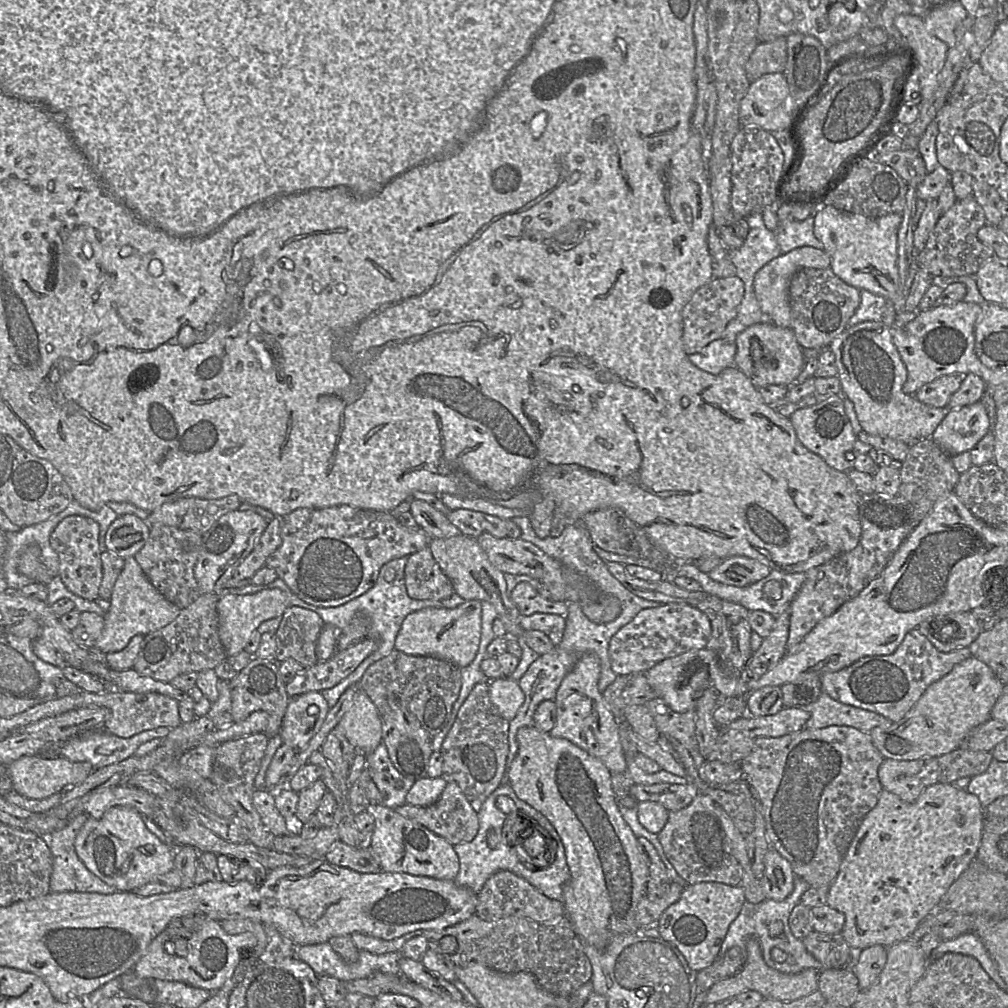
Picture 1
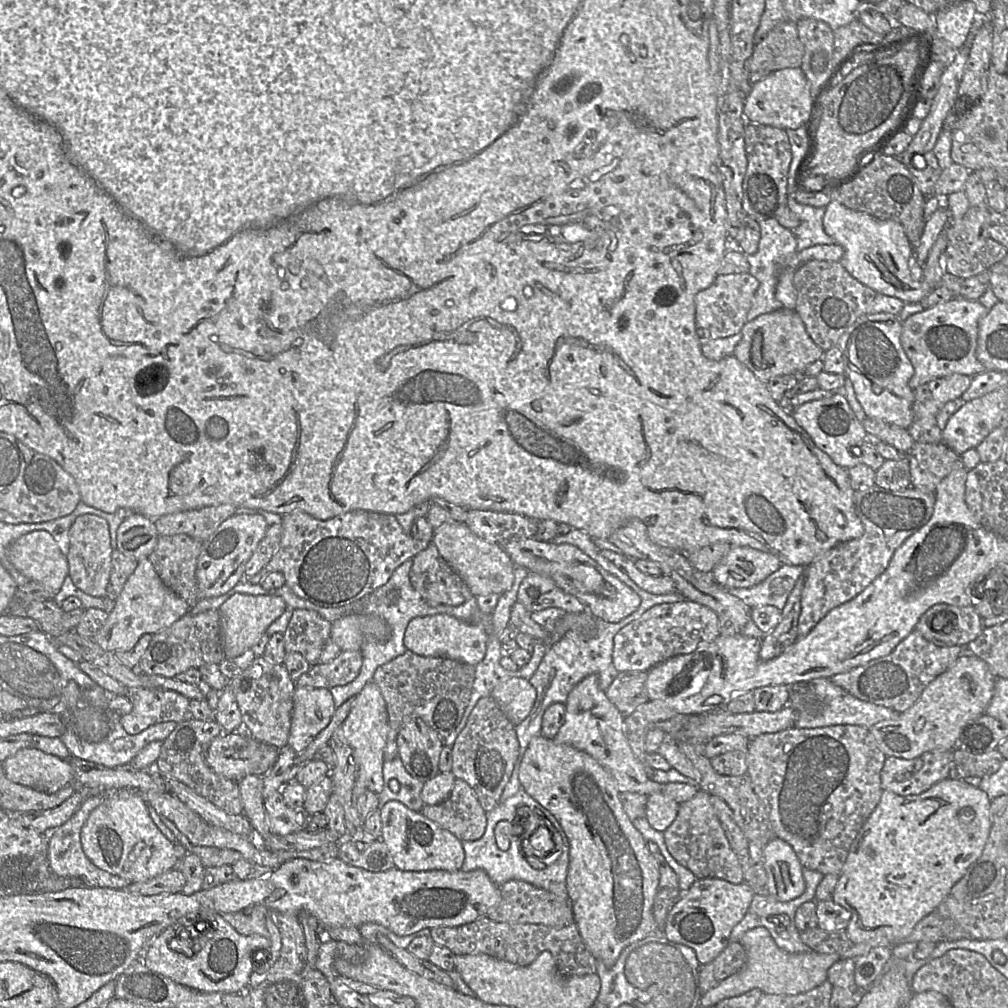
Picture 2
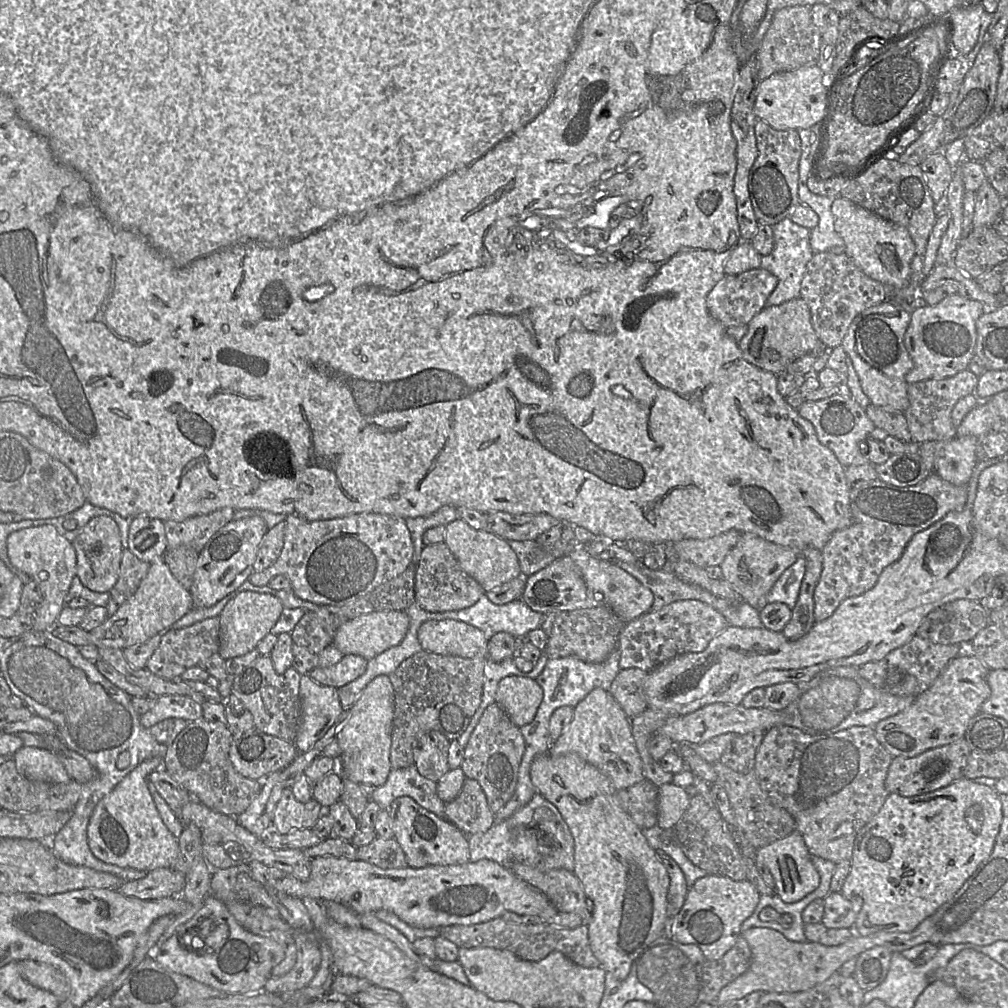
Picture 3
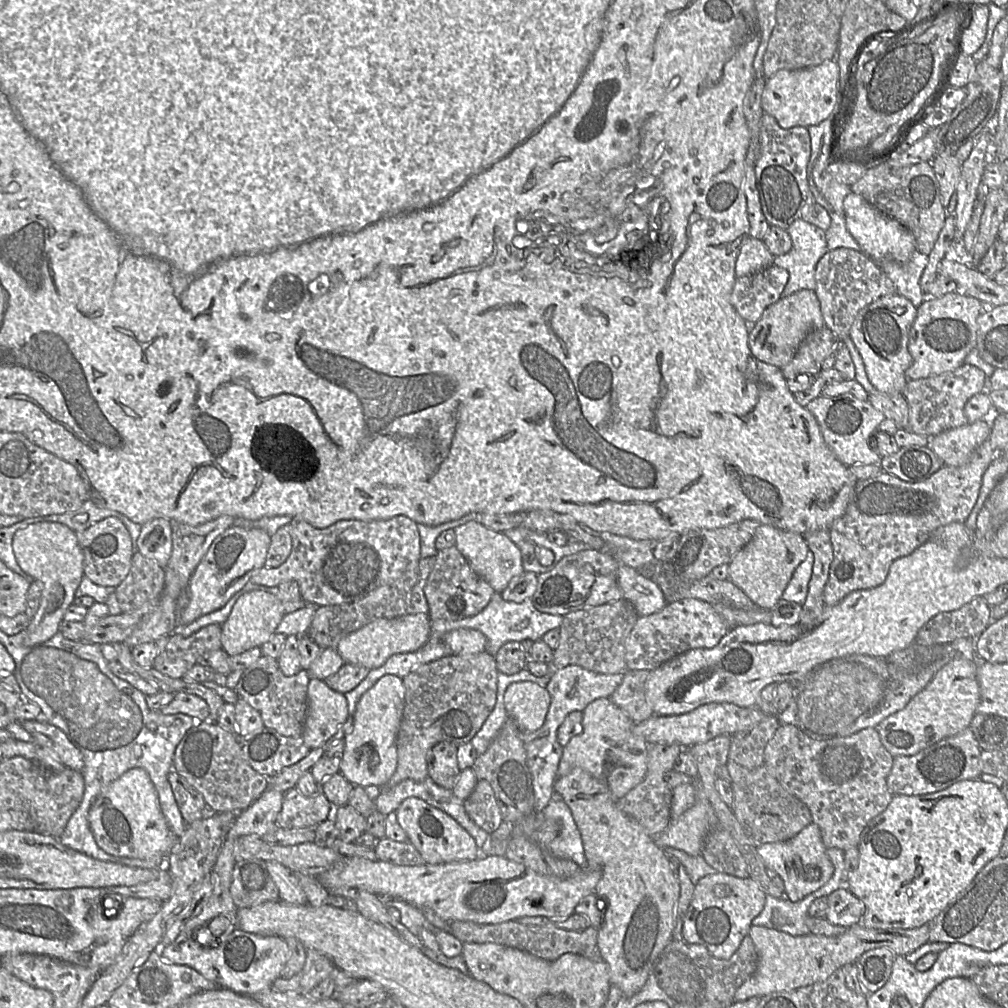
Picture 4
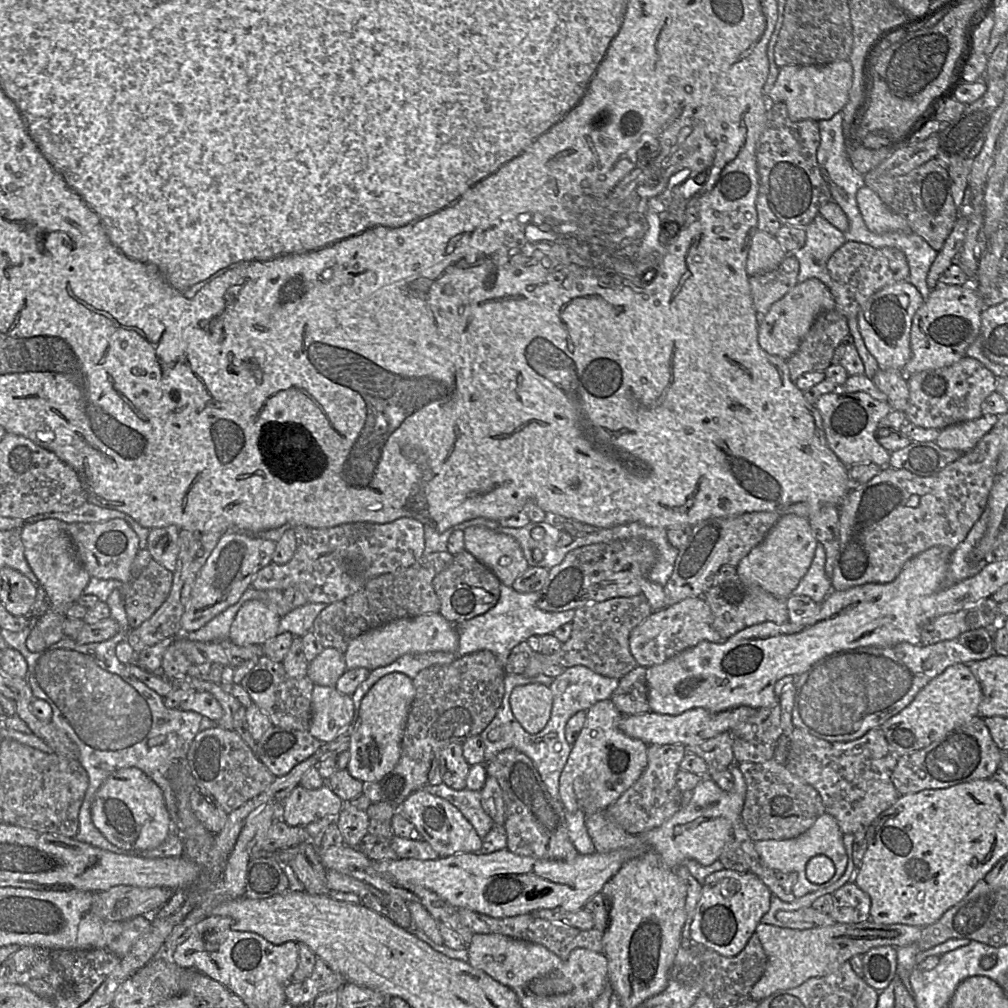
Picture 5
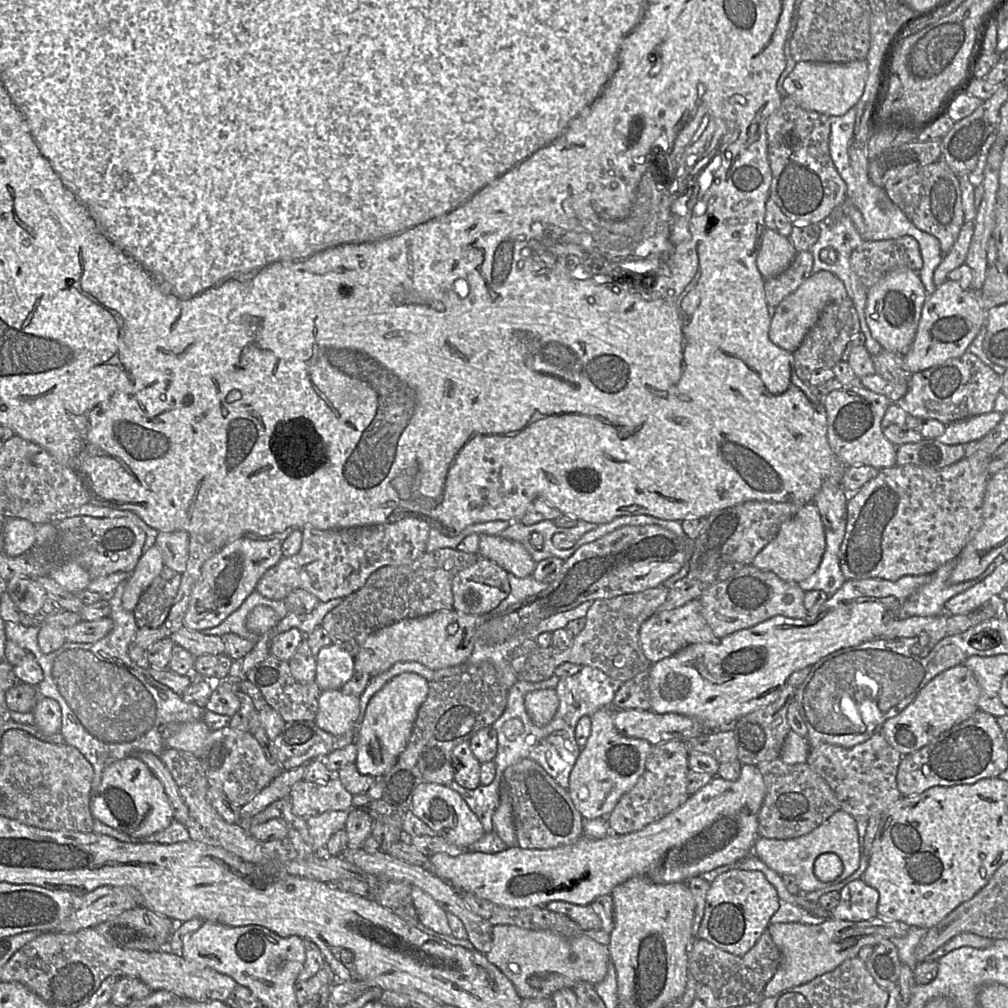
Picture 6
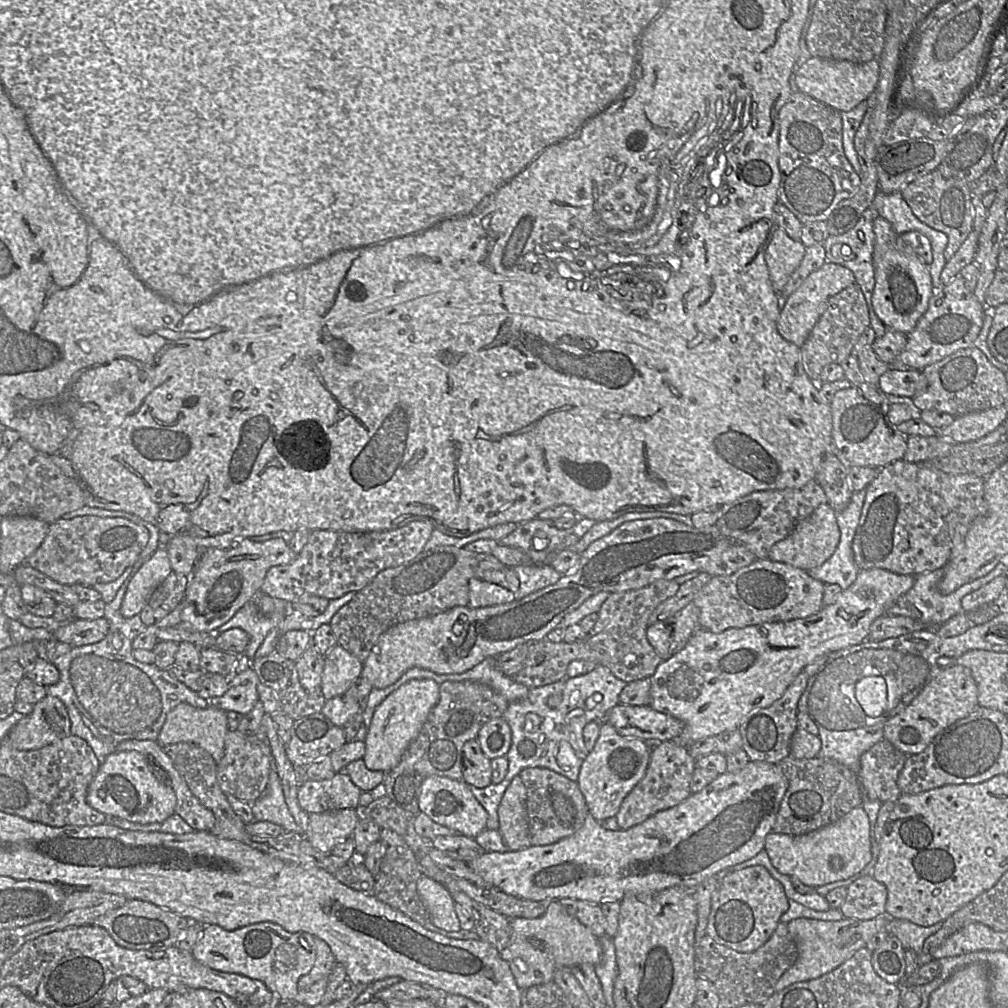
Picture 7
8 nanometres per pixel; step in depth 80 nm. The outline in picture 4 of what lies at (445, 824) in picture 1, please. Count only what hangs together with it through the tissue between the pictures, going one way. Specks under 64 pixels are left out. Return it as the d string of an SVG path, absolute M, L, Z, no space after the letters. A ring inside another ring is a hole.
M478 780L472 793L464 800L464 808L472 821L489 834L503 821L493 788L486 780Z

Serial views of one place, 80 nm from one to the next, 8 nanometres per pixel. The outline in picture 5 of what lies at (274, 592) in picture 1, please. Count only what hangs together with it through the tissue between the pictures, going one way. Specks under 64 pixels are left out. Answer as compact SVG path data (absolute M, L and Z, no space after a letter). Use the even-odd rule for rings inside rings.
M247 601L237 612L228 640L238 646L263 645L278 633L281 617L267 604Z

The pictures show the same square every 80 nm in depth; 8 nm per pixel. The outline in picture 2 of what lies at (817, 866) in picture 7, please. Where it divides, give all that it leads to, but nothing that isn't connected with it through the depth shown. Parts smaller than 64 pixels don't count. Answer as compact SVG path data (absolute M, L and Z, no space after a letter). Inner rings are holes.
M773 838L763 850L763 858L768 895L780 902L788 902L804 893L803 866L791 845Z

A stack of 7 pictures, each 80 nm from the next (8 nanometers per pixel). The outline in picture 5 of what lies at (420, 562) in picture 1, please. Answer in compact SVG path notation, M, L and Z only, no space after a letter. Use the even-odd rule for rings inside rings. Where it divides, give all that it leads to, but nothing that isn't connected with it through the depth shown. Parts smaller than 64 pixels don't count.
M466 550L454 555L453 563L433 579L440 600L439 613L449 622L457 623L482 615L496 605L501 582L485 565Z

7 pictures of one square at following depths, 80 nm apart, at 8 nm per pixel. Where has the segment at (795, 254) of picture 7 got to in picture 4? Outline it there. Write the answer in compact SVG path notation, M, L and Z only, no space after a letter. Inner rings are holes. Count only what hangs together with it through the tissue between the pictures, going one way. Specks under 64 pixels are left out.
M748 238L742 245L735 264L736 277L745 277L773 265L774 255L763 240Z

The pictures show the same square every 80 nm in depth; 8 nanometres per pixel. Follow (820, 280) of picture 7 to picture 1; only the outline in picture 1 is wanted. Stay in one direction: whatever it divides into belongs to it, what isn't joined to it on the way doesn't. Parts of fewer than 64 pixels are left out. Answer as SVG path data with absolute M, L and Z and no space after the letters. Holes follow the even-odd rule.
M773 323L754 324L736 337L735 365L757 388L768 384L791 386L803 369L806 360L803 348L791 328Z

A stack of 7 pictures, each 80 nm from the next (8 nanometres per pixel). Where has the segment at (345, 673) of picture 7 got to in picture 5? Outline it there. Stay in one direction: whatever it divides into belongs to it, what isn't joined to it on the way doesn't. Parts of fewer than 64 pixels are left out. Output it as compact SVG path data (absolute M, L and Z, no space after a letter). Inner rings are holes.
M329 647L309 663L307 676L315 685L335 687L346 670L344 653Z

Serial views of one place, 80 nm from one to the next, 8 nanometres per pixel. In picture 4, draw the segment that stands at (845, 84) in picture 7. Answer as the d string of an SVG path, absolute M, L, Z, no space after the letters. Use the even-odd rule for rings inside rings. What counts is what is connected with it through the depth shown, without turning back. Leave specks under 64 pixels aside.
M835 60L825 61L817 66L798 70L779 70L772 78L766 79L761 96L763 112L775 118L780 127L789 129L797 126L810 127L820 124L831 115L840 112L838 104L839 66Z

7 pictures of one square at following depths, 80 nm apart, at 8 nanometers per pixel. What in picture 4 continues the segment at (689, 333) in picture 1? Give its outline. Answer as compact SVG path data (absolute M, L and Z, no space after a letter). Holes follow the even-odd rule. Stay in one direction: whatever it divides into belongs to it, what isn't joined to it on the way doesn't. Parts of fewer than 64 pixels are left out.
M773 265L738 277L731 293L731 304L741 318L755 326L763 312L782 298L788 279L786 269Z

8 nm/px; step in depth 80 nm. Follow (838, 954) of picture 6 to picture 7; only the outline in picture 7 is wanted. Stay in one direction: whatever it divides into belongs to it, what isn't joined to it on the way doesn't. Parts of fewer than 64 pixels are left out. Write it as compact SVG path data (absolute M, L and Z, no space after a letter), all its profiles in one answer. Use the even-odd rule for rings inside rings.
M887 915L871 920L857 920L844 918L838 921L823 921L810 918L797 918L787 923L788 931L793 937L798 950L796 962L784 972L775 985L775 991L781 991L787 986L808 980L816 979L834 970L878 932L888 929L891 918Z

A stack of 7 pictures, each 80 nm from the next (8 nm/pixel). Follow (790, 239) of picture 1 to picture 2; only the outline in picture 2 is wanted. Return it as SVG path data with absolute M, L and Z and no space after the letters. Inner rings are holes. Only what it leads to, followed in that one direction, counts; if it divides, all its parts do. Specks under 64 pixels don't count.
M789 189L787 206L800 220L799 226L791 229L797 240L798 251L815 245L835 244L835 240L826 234L823 227L826 207L797 204L793 196L793 191L789 191Z

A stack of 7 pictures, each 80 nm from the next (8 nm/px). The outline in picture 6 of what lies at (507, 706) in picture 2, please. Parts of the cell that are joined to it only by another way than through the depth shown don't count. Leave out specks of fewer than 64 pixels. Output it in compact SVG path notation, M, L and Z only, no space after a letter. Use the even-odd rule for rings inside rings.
M539 689L527 693L524 704L531 722L537 727L543 727L557 712L559 698L554 689Z

